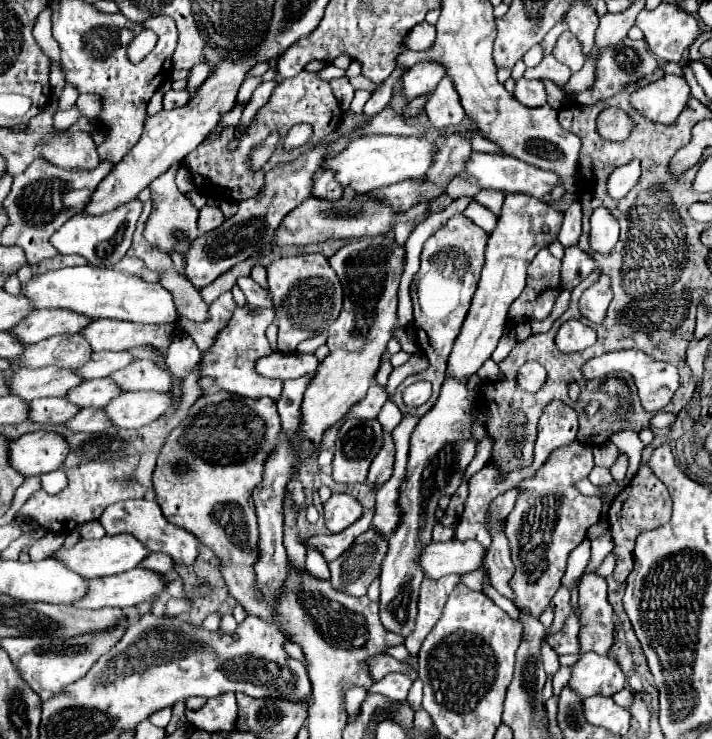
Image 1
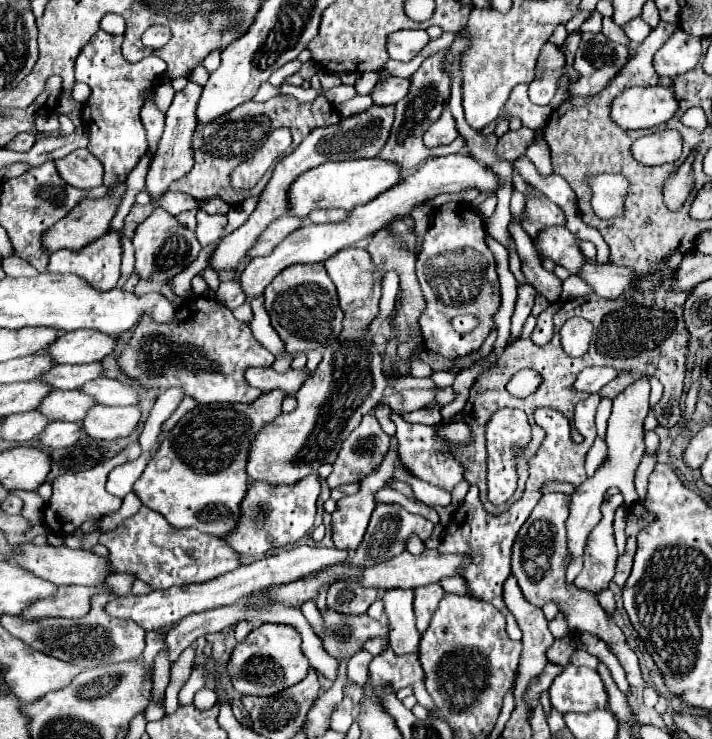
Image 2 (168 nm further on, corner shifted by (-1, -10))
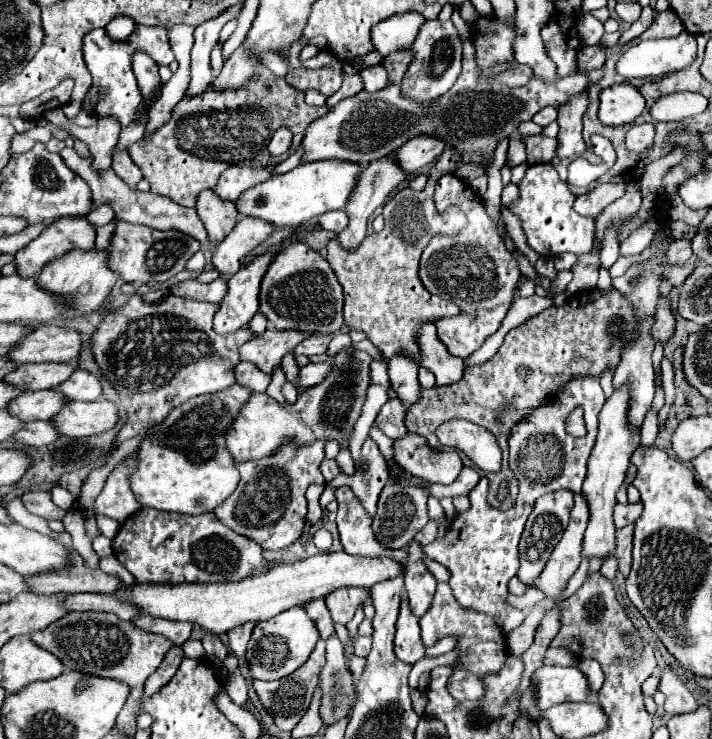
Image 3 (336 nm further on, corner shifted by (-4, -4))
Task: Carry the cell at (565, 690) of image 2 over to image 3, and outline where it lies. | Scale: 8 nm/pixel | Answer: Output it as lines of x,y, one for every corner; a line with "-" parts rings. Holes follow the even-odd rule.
543,666
533,674
531,680
537,682
541,710
563,702
585,702
591,696
587,676
577,666

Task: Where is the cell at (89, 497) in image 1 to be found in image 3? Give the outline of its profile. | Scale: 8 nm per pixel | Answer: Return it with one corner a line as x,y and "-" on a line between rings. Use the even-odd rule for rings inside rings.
173,294
153,304
147,304
141,296
133,296
119,312
105,316
99,324
99,330
93,334
95,360
121,398
127,400
129,420
119,430
111,450
103,452
89,466
67,472
59,478
59,484
69,490
75,500
81,498
81,488
87,476
95,468
105,466
119,444
147,432
189,398
221,392
237,384
235,366
239,364
239,346
255,336
249,326
227,336
217,334
213,330
213,314
217,308
219,304
197,302

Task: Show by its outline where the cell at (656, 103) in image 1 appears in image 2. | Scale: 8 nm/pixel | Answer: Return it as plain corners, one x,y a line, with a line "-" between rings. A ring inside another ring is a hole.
626,88
610,106
610,118
624,130
652,128
670,120
676,112
672,88

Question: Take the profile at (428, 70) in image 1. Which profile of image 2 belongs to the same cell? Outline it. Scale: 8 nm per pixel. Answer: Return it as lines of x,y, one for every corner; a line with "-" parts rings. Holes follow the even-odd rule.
388,78
384,82
378,82
370,96
374,104
396,104
400,98
408,94
408,86
410,86
408,78

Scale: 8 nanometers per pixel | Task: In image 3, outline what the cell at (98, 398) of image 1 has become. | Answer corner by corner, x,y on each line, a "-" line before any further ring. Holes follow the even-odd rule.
53,388
49,390
27,390
21,396
17,396
17,400
13,400
13,404
9,404
9,410
17,416
21,416
21,420
31,422
31,420
51,420
53,416
57,416
71,400
63,394
57,392

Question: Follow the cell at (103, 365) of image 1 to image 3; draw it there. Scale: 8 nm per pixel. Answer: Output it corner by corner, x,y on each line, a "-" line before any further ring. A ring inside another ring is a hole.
53,362
53,364
19,364
17,372
11,372
5,376
5,382
11,382
15,386
21,386
25,390
43,390
43,388
55,388
69,380
69,376
79,366
75,362

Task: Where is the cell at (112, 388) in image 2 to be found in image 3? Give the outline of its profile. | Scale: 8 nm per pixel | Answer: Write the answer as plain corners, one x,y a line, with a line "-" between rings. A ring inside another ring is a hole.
87,370
75,372
73,380
67,380
57,390
65,392
65,396
69,396
71,400
83,400
83,402
95,402
103,396
99,378

